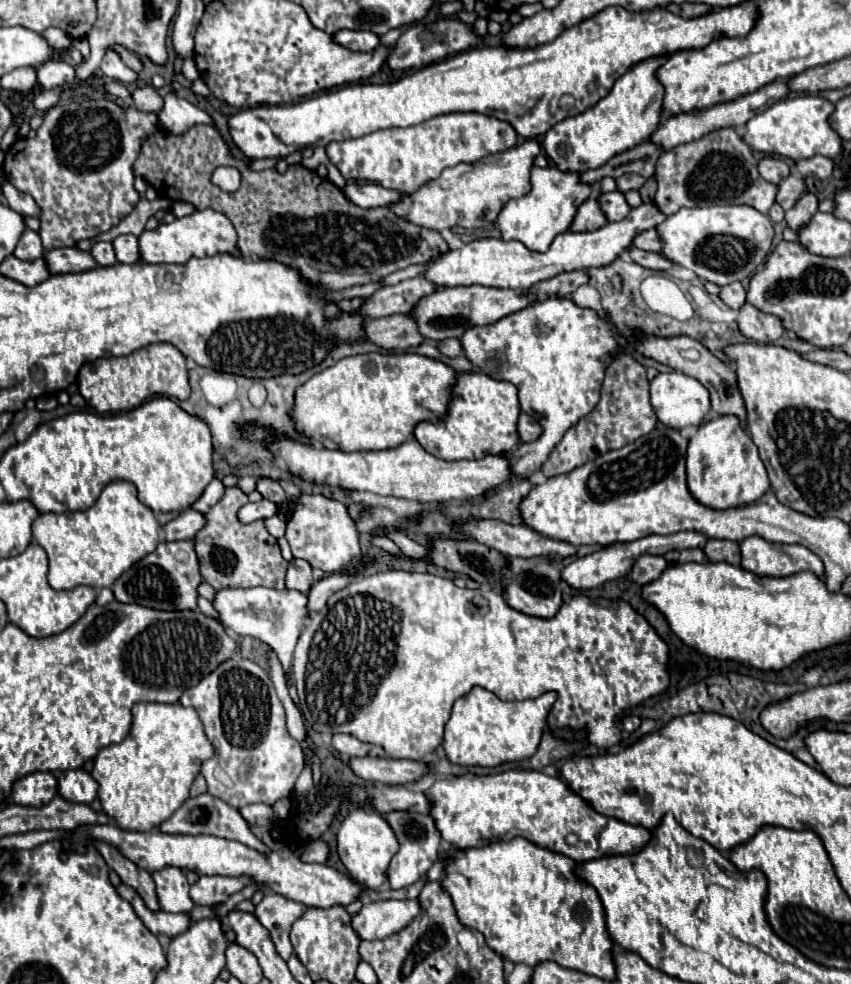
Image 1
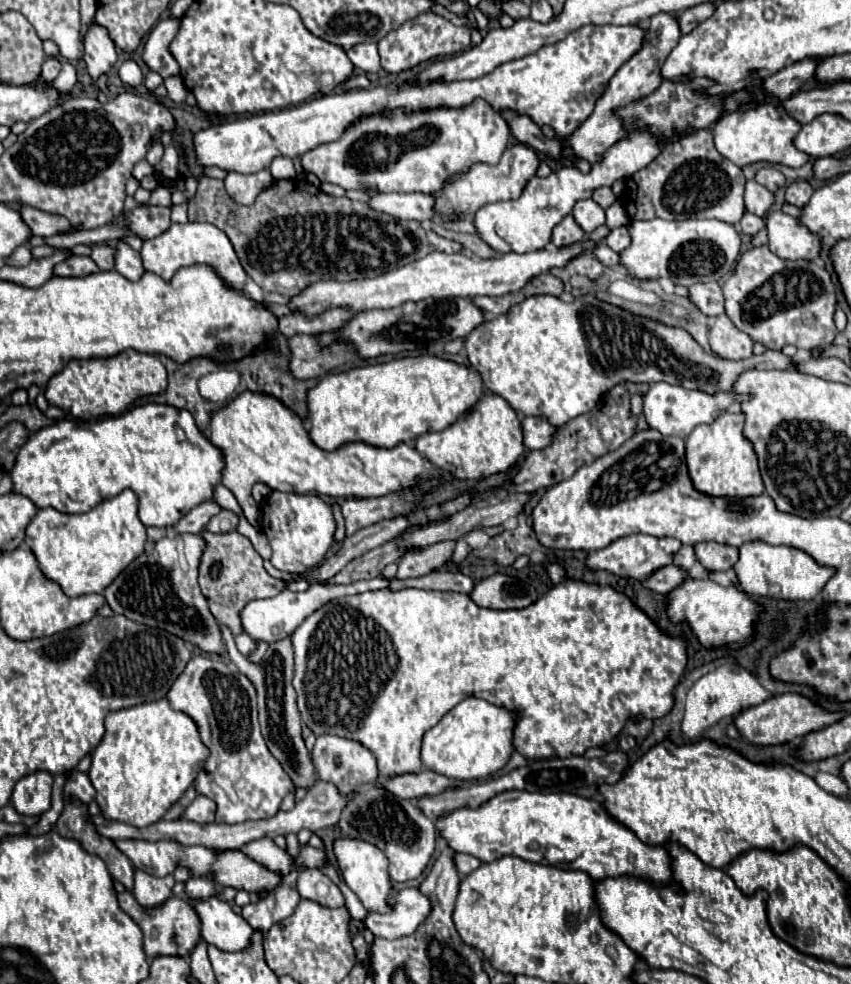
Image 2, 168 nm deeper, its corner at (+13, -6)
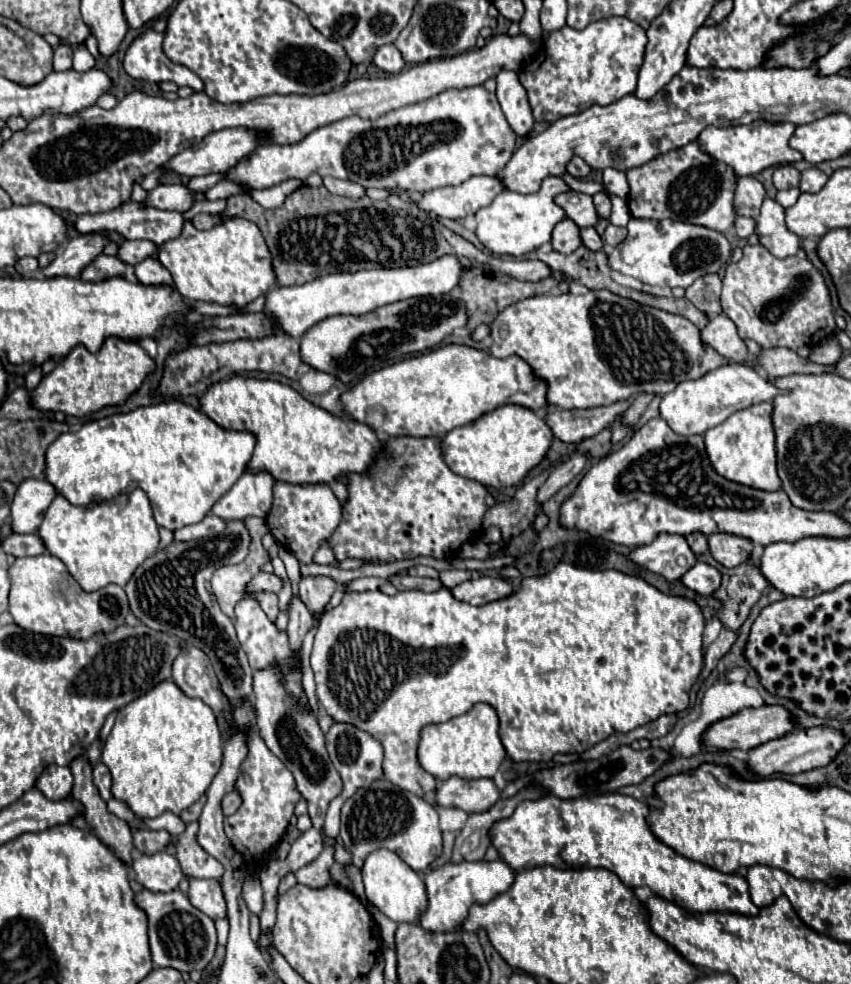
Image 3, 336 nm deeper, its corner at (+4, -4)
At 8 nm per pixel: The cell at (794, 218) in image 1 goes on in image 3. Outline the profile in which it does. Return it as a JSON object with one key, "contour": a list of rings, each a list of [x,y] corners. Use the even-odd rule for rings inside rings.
{"contour":[[[816,167],[806,169],[806,171],[802,171],[800,191],[802,191],[802,193],[814,193],[814,191],[820,191],[820,189],[826,185],[826,181],[828,181],[828,177],[826,177],[820,169],[816,169]]]}

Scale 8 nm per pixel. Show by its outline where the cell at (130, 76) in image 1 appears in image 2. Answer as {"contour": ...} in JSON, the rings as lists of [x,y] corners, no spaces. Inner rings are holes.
{"contour":[[[95,21],[87,29],[87,33],[83,37],[83,45],[85,45],[83,59],[87,63],[87,71],[93,79],[107,73],[111,69],[111,65],[117,61],[117,49],[115,49],[113,39],[109,37],[107,29],[97,25]]]}

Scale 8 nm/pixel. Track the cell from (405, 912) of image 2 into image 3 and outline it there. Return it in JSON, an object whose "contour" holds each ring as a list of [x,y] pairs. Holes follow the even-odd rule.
{"contour":[[[492,861],[492,863],[446,863],[444,867],[432,869],[426,877],[426,895],[428,895],[428,905],[422,911],[418,923],[428,929],[428,931],[450,931],[456,925],[464,923],[468,917],[468,909],[472,903],[488,903],[496,895],[504,893],[514,881],[514,871],[502,861]]]}

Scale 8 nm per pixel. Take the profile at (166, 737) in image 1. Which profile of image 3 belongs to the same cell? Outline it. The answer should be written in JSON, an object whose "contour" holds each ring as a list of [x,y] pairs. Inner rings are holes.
{"contour":[[[164,681],[118,711],[116,723],[102,749],[102,763],[112,775],[112,797],[124,801],[138,819],[150,819],[166,811],[178,815],[196,803],[206,793],[222,765],[222,747],[224,743],[214,711],[204,701],[186,697],[176,683]]]}

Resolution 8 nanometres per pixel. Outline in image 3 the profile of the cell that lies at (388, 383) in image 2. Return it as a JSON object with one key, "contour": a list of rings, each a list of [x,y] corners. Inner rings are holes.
{"contour":[[[446,345],[416,357],[402,359],[398,363],[392,363],[388,367],[382,367],[364,379],[360,379],[354,387],[344,391],[340,395],[344,413],[360,423],[370,425],[376,433],[380,435],[390,435],[390,437],[444,437],[444,433],[462,427],[480,415],[506,405],[506,403],[516,403],[524,405],[528,409],[540,409],[548,407],[546,403],[546,385],[532,375],[532,369],[516,355],[506,357],[506,359],[496,359],[486,351],[476,351],[472,347],[464,345]]]}

